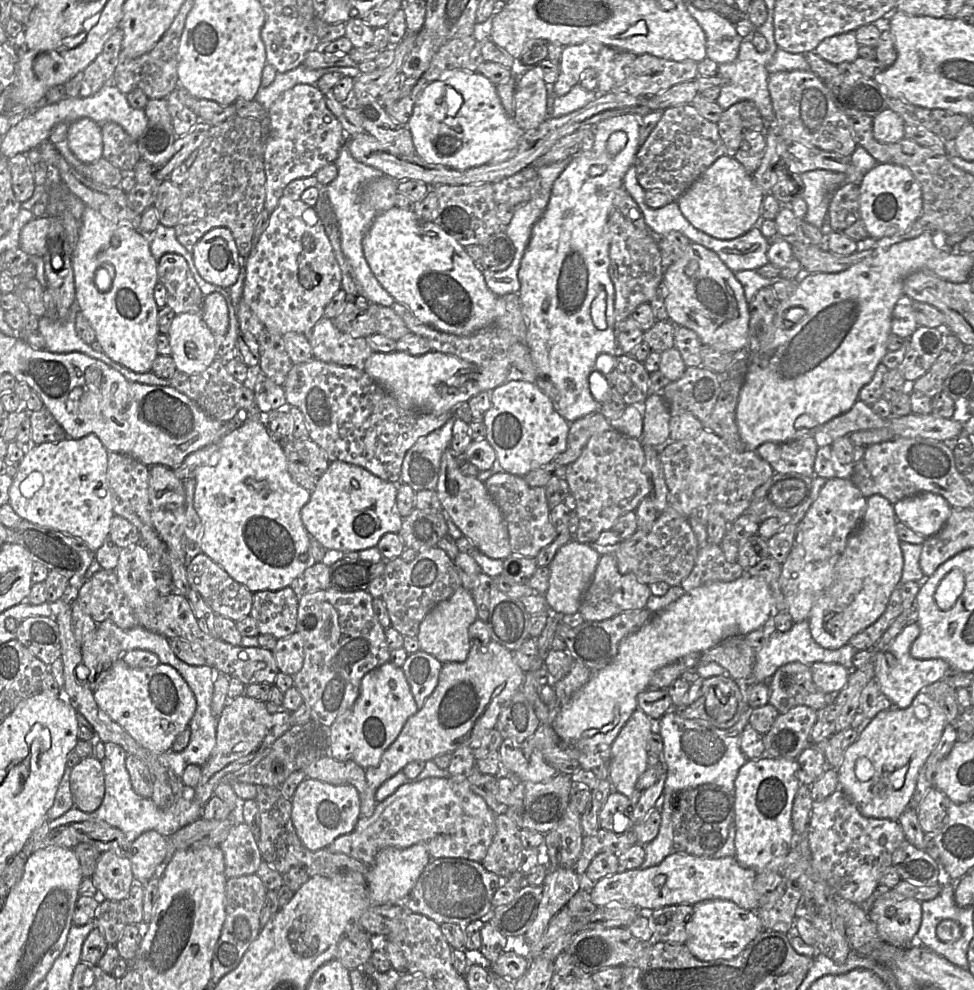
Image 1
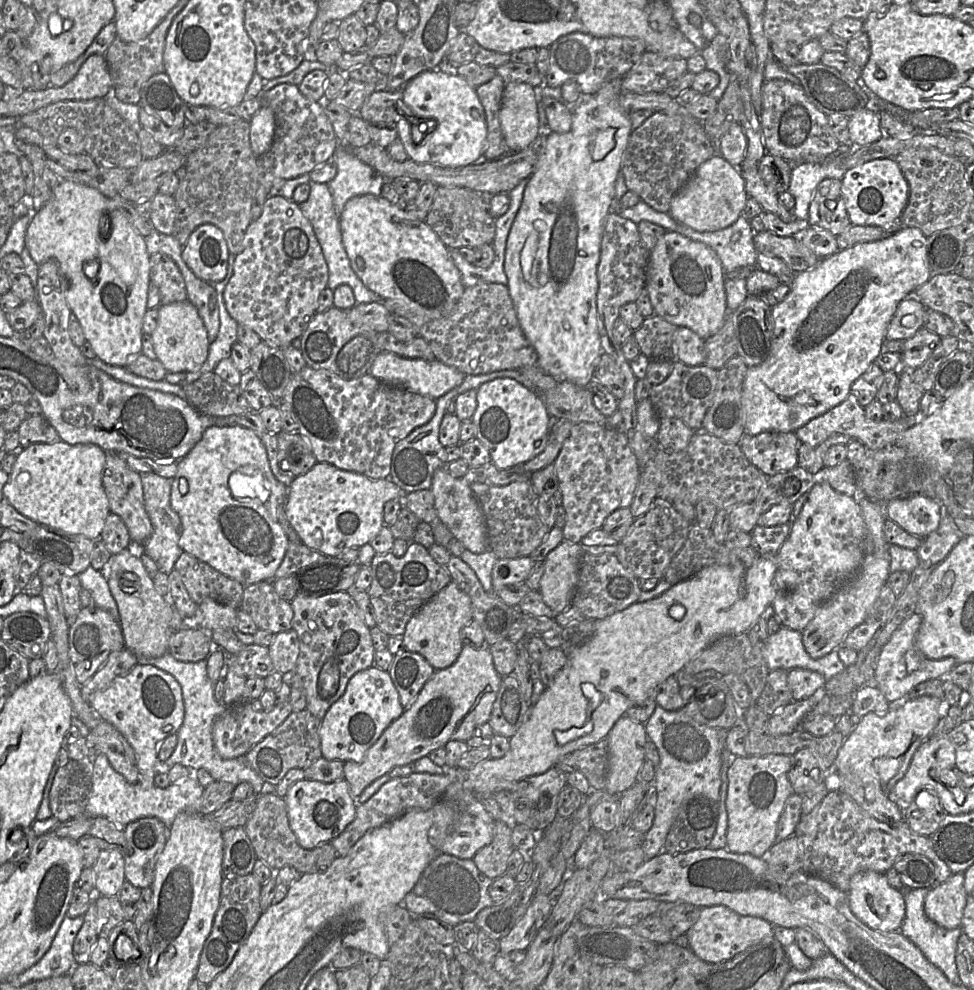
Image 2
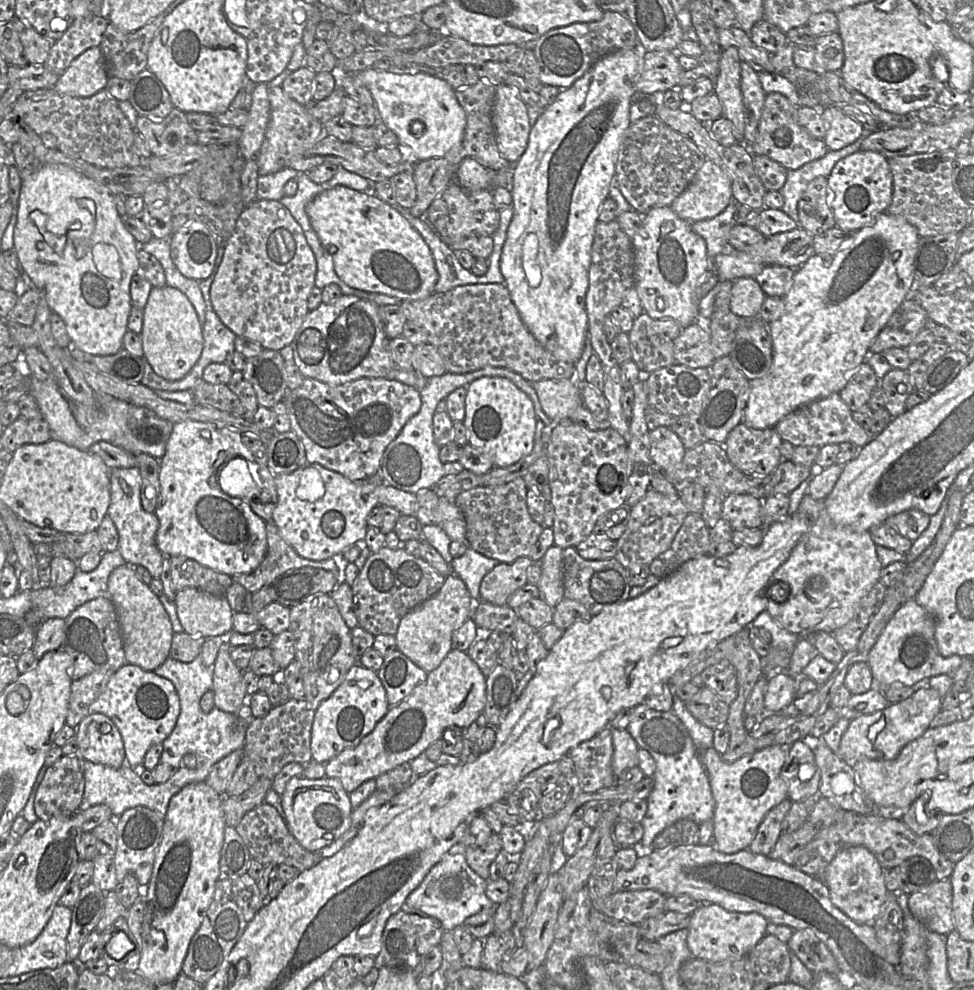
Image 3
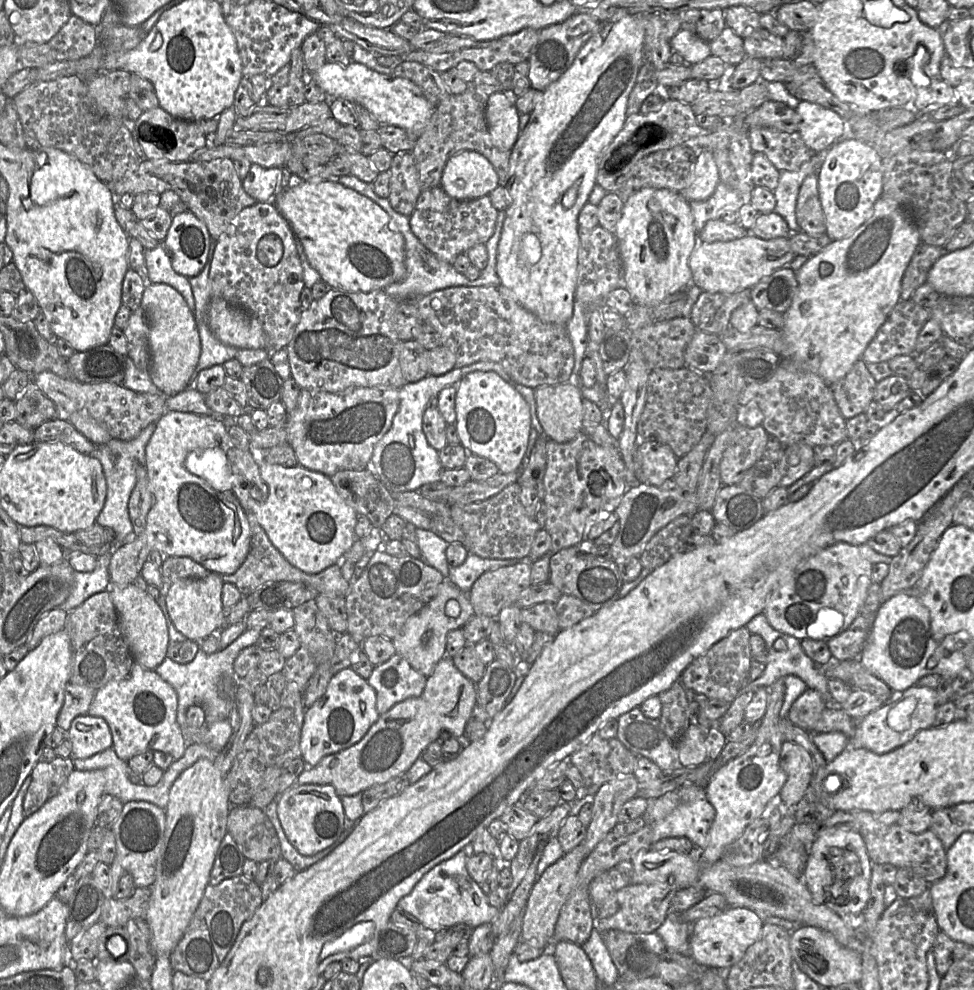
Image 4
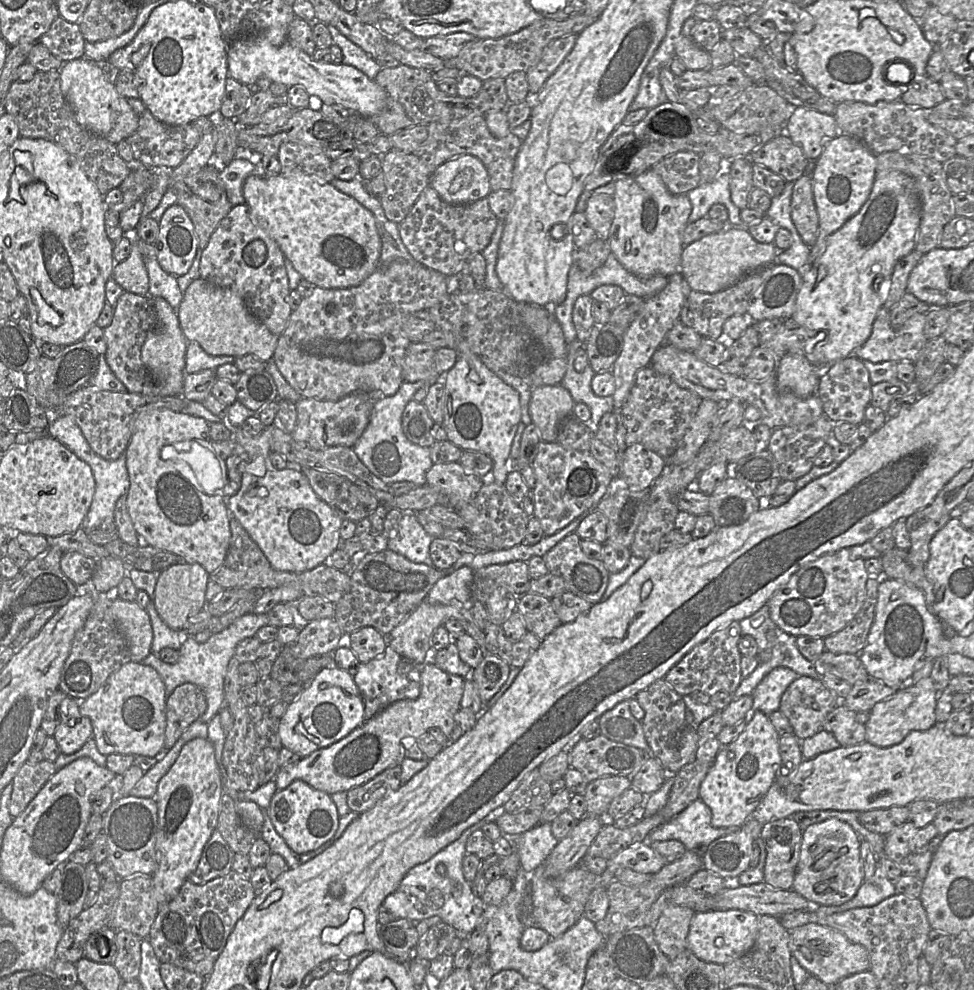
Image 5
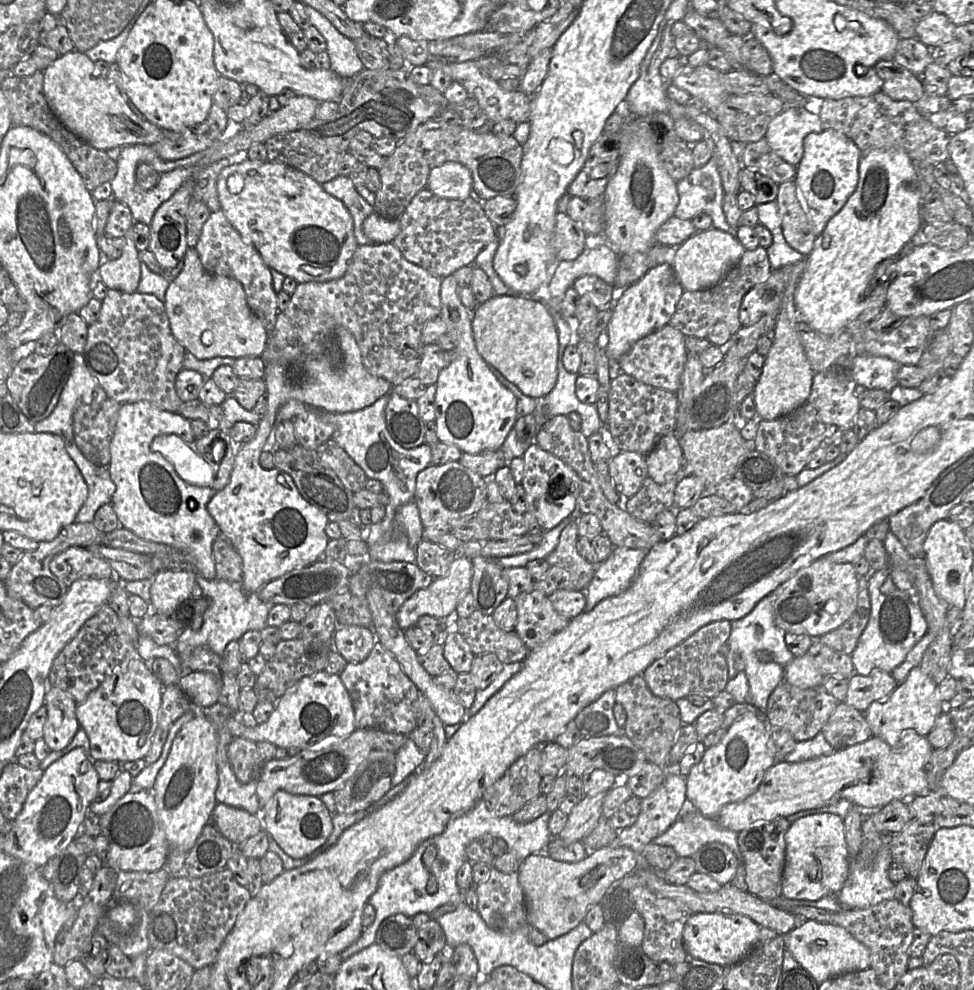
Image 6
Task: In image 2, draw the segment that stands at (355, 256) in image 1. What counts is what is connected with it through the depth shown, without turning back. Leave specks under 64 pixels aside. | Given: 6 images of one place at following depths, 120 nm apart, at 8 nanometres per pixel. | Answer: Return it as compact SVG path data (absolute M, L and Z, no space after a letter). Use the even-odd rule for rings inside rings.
M342 143L337 147L332 158L337 167L337 173L327 184L338 216L346 202L354 196L367 194L380 196L386 181L370 166L360 161L348 147L348 143Z

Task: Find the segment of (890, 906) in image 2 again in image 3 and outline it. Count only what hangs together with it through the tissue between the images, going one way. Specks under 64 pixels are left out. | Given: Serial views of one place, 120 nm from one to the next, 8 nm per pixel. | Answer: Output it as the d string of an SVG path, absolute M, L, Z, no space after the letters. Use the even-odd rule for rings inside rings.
M851 846L837 853L821 879L829 888L831 901L837 908L855 922L872 926L889 892L882 870L878 860L868 849Z

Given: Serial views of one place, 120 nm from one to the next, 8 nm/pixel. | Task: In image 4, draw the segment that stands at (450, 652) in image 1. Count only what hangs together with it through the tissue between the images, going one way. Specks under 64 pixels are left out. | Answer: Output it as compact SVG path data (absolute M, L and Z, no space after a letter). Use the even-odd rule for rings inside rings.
M444 577L435 596L418 612L410 616L393 637L395 651L407 660L413 669L427 677L432 673L438 661L446 655L447 633L461 628L473 615L474 609L468 594Z

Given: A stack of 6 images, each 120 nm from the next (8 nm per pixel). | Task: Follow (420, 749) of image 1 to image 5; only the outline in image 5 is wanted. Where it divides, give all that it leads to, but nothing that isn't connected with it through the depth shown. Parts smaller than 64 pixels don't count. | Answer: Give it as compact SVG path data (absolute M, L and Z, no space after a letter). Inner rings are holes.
M424 663L418 698L396 701L341 740L301 757L296 762L280 766L274 777L277 789L282 790L293 781L302 780L328 794L347 792L368 782L383 770L400 765L405 758L401 745L404 737L416 739L429 728L438 727L449 739L456 725L454 715L461 708L463 689L464 678L448 674L433 663Z

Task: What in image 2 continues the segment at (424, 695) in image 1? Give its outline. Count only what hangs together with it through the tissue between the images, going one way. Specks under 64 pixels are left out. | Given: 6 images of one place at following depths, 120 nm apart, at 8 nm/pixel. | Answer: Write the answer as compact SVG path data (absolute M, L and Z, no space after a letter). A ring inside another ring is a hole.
M401 650L387 670L404 709L410 708L435 669L420 654Z

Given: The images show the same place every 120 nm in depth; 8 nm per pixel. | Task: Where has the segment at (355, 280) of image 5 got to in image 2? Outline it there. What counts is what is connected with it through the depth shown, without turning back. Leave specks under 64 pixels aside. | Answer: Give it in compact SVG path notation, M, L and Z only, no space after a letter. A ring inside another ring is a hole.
M381 196L350 198L339 215L342 243L352 270L382 301L403 303L424 318L446 316L461 297L465 286L449 249L424 222Z

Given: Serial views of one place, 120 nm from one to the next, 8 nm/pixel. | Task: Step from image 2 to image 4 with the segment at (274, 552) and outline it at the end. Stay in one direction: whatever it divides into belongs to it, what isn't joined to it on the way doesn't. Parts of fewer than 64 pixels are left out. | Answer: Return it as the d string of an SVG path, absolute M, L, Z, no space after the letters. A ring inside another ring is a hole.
M166 411L156 422L155 429L149 442L145 447L145 468L148 477L148 487L153 495L153 503L147 514L146 526L144 531L132 541L123 543L116 547L112 553L109 564L110 586L126 586L133 583L135 578L141 573L143 565L149 560L152 552L159 552L165 557L189 557L201 564L210 572L219 575L233 574L244 562L249 549L251 540L251 529L248 522L248 516L240 502L232 493L232 489L240 484L247 484L242 477L233 474L230 463L227 460L225 452L232 448L230 436L227 431L227 425L221 417L204 416L187 412Z

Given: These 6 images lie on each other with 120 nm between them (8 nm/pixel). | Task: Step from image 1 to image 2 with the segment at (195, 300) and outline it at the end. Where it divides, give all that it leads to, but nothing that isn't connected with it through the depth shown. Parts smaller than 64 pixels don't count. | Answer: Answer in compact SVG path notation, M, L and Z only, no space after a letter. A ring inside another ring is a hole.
M152 254L149 263L150 281L159 290L161 305L188 300L184 278L177 264L168 255Z

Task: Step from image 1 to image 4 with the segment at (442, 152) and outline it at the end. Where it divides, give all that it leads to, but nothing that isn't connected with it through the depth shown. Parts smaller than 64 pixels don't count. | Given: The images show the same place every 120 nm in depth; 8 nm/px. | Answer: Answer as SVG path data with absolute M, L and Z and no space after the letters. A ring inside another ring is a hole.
M326 62L315 72L308 72L316 84L330 98L342 98L365 107L380 125L397 126L407 131L416 140L434 113L434 107L423 94L421 88L407 78L378 73L367 66L350 62L347 65Z

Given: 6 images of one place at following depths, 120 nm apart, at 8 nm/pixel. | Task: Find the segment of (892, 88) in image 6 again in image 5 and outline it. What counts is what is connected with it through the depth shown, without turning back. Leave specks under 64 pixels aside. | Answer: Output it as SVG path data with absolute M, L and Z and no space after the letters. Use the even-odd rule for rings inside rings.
M890 63L888 69L885 70L884 76L889 83L898 82L898 84L905 85L900 101L911 107L931 110L935 105L946 100L939 82L932 80L926 75L914 80L907 73L904 66ZM895 78L899 81L895 80Z

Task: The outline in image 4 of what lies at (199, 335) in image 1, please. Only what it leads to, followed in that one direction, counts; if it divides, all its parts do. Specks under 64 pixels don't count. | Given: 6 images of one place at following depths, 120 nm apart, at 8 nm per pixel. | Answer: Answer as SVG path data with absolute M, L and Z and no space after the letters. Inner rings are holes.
M164 283L146 286L141 308L149 324L150 377L163 396L173 396L188 388L199 361L201 348L195 316L183 296Z

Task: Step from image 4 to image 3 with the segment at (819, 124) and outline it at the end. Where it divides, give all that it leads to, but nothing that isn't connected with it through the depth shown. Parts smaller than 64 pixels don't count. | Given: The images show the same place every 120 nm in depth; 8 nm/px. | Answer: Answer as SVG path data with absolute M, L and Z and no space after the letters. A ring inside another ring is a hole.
M827 106L821 110L827 123L823 138L828 150L839 150L855 142L863 133L863 126L853 118L844 114L835 106Z

